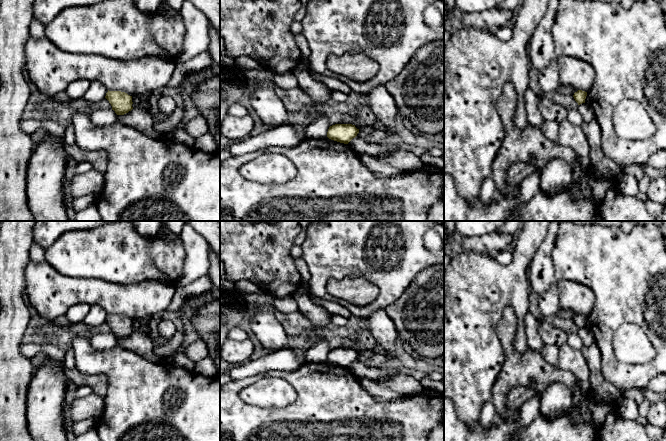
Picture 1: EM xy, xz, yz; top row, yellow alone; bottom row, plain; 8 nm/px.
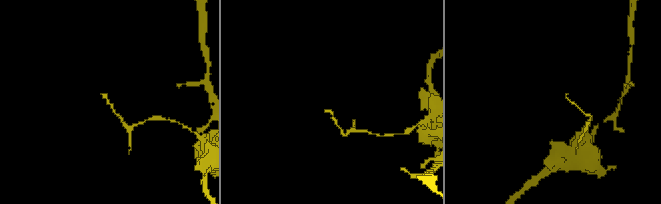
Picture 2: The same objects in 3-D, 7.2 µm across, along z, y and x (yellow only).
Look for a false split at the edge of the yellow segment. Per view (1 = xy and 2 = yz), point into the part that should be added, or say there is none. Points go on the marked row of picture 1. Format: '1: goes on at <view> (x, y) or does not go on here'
1: does not go on here
2: does not go on here

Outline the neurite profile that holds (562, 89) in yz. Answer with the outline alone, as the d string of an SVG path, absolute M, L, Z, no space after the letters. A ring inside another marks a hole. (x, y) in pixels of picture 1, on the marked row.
M559 85L558 89L557 89L557 94L566 94L566 95L571 95L573 96L575 92L577 92L578 90L570 87L568 85Z

